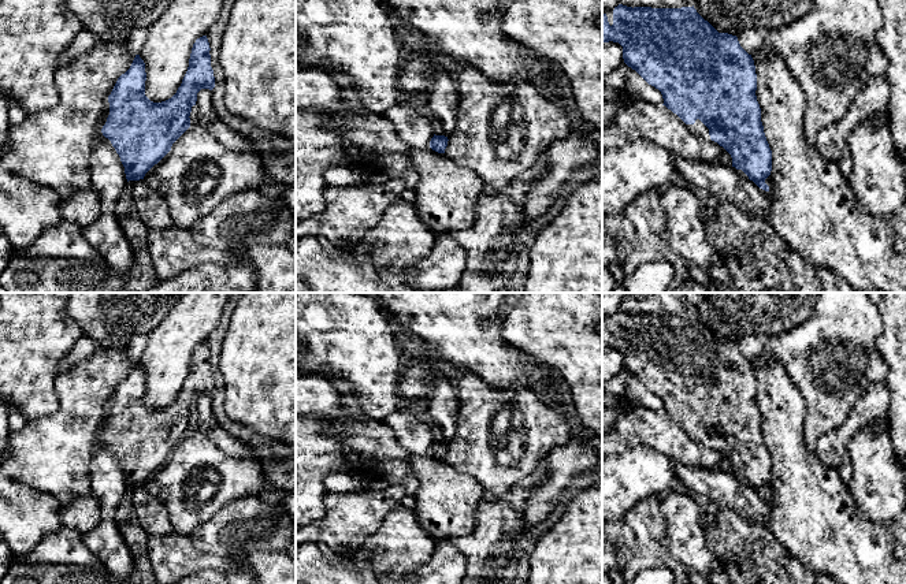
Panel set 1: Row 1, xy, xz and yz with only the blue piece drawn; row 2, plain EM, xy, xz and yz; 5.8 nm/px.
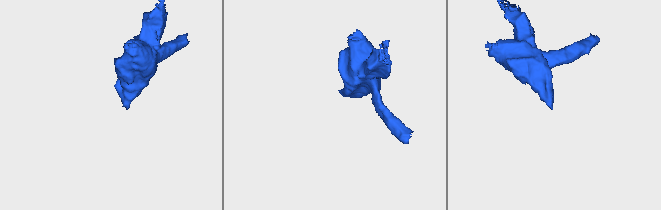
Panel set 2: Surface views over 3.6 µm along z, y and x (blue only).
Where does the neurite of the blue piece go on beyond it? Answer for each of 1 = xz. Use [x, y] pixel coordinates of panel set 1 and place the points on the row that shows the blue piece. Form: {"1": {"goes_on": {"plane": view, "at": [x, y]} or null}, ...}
{"1": {"goes_on": null}}

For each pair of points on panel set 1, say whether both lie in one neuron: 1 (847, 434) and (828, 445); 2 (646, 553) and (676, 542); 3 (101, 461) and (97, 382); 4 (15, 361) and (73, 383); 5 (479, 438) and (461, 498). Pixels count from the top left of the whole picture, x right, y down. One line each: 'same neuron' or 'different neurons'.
1: same neuron
2: different neurons
3: different neurons
4: different neurons
5: different neurons

